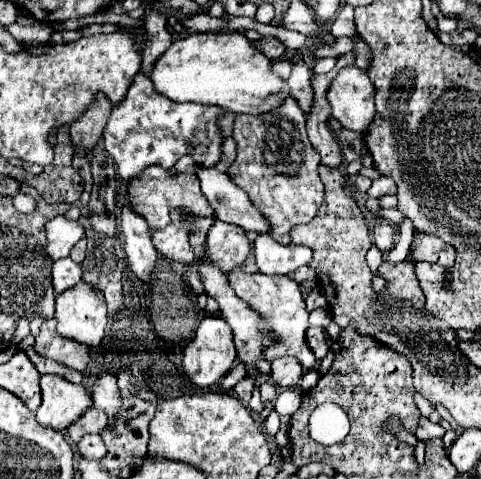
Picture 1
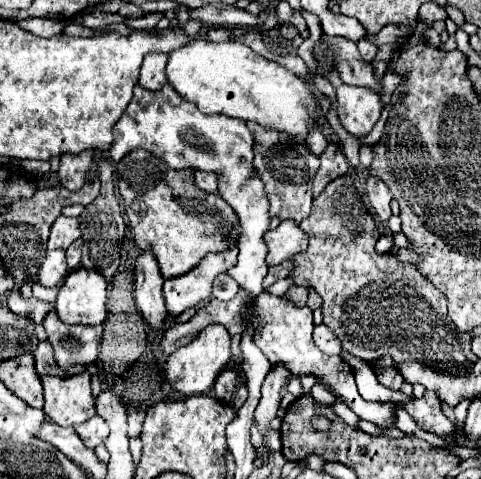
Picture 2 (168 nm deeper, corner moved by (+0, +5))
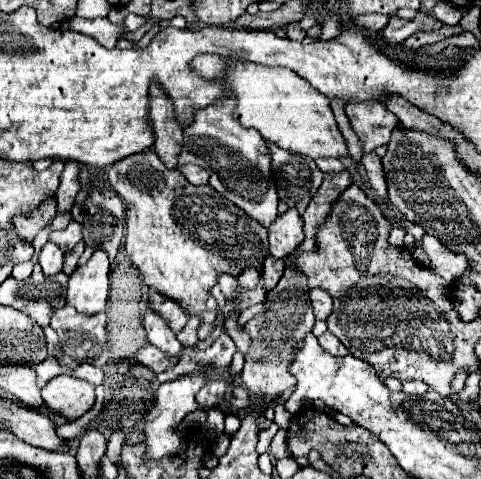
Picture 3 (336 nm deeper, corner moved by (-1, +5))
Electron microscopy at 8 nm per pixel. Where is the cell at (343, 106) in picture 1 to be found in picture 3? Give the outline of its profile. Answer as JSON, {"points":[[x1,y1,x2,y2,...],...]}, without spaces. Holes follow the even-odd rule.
{"points":[[363,100,345,104,345,114,353,132,361,140,361,152,369,154,377,146,389,142,389,134,399,126,399,120,393,112,385,108,379,100]]}

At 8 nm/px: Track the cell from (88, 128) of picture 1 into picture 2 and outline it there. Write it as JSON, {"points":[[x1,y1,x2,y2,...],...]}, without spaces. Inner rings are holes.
{"points":[[82,152,80,156,62,156,58,170,60,184,70,192,78,192,84,184,86,172,92,166,92,160,94,160,94,152]]}

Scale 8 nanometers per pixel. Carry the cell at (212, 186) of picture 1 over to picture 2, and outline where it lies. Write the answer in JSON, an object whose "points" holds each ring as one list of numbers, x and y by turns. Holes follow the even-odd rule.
{"points":[[196,170,196,172,194,172,194,180,196,180,196,186,202,188,204,192,218,194,218,176,216,176,216,174]]}

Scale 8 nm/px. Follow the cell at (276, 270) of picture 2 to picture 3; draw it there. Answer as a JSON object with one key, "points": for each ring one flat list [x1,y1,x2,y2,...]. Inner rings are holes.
{"points":[[273,256,265,258,265,264,263,264,263,282,265,282,267,290,271,290,279,282,279,278,283,276,283,270,285,270,283,260,277,260]]}

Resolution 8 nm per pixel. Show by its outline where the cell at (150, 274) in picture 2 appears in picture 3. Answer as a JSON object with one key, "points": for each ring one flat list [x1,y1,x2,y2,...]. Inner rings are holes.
{"points":[[149,304,145,308,145,314,143,314,143,326,147,330,147,340,157,346,159,350,175,356,181,352,183,344,177,340,177,334,169,328,169,324,165,324,165,320,161,320,161,316,157,316]]}

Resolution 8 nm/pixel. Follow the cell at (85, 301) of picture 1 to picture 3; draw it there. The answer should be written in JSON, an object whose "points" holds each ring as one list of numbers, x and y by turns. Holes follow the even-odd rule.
{"points":[[95,250,87,264,79,266,69,276,67,304,85,316,105,310,109,294,109,260,107,254]]}

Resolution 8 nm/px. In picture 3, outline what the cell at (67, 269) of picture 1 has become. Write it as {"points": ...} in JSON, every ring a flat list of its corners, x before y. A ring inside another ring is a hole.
{"points":[[47,242,39,254,39,264,45,276,53,276,63,268,63,252,53,242]]}

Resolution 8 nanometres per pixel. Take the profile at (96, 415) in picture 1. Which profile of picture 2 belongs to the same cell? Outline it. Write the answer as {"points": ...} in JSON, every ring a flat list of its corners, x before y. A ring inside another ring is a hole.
{"points":[[94,416,92,420,74,426,74,430,90,450,104,444,104,440,108,438,108,426,104,424,104,418,100,418,100,416]]}

